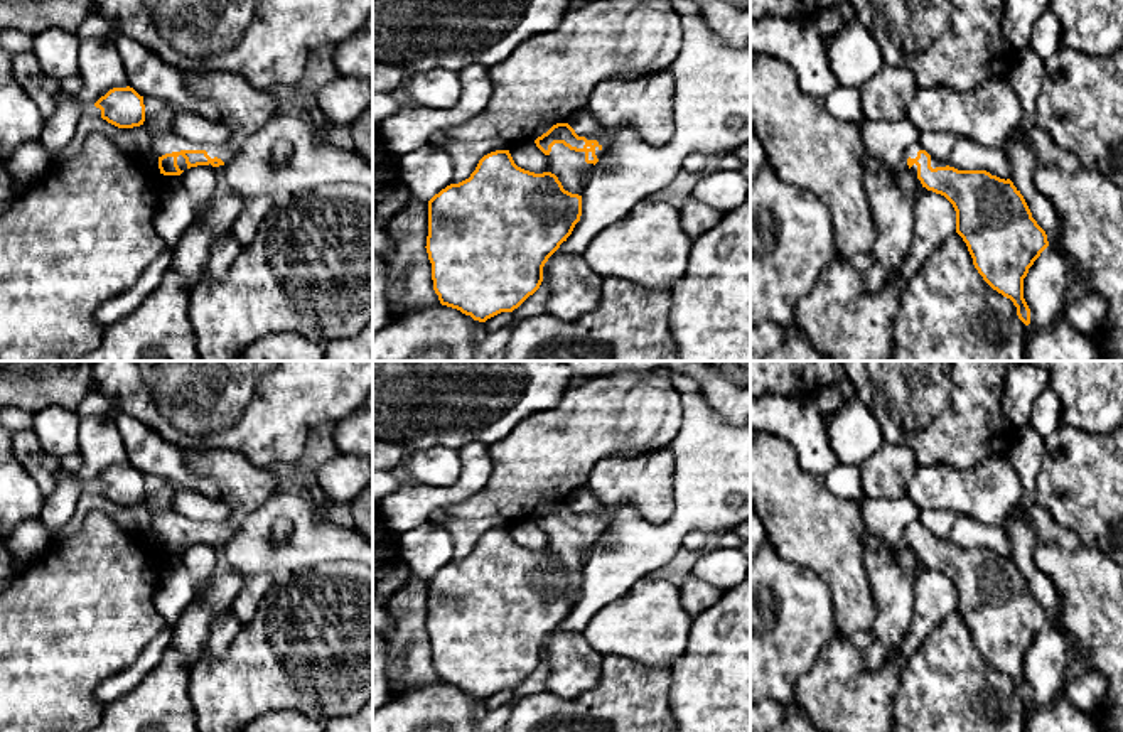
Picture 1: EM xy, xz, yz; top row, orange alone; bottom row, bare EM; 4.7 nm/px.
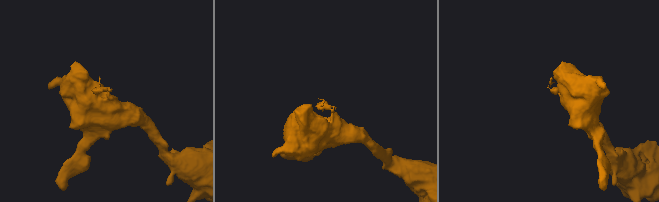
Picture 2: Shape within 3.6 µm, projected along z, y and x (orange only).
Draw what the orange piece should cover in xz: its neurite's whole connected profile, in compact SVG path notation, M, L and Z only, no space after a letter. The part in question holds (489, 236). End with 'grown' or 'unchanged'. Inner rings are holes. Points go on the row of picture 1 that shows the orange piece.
M543 123L531 135L531 142L550 157L550 170L535 174L518 167L509 150L484 155L469 179L450 184L428 201L427 253L432 263L433 290L442 305L460 310L474 320L486 322L501 314L513 312L543 282L543 266L548 258L572 234L582 216L582 192L585 174L607 152L619 128L605 128L602 137L578 137L568 123Z; grown

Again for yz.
M919 142L902 159L922 187L944 196L956 211L956 233L963 238L983 280L1017 307L1029 326L1024 278L1049 246L1045 231L1010 179L986 170L958 170L932 159Z; grown

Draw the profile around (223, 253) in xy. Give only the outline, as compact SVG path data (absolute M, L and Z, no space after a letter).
M229 233L228 236L221 238L209 253L209 260L206 265L207 275L212 278L224 278L229 272L231 263L241 251L241 245L234 240Z

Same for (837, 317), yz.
M924 189L914 199L916 231L897 275L877 293L863 292L862 275L836 256L798 302L798 334L826 361L894 361L892 320L907 282L924 260L956 233L956 211L941 194Z

